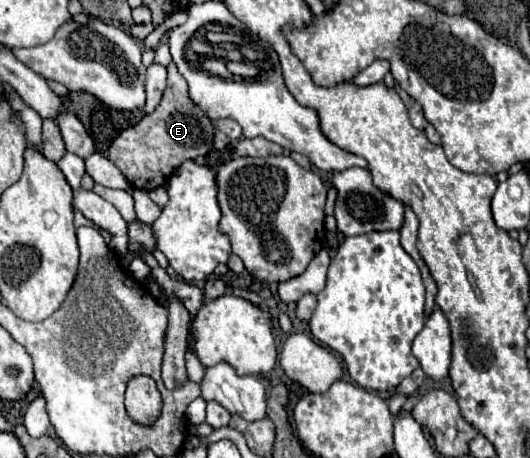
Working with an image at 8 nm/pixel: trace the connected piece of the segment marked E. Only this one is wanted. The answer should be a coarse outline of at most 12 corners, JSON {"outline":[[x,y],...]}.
{"outline":[[176,65],[154,113],[124,129],[108,159],[134,189],[208,155],[214,123]]}

